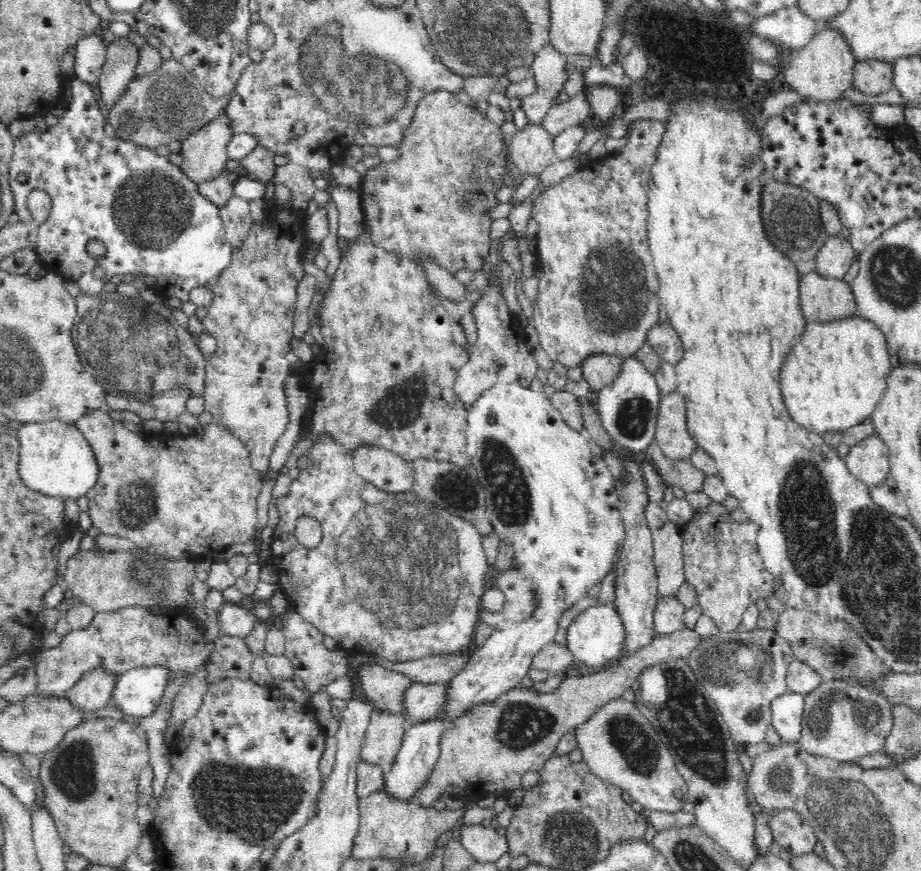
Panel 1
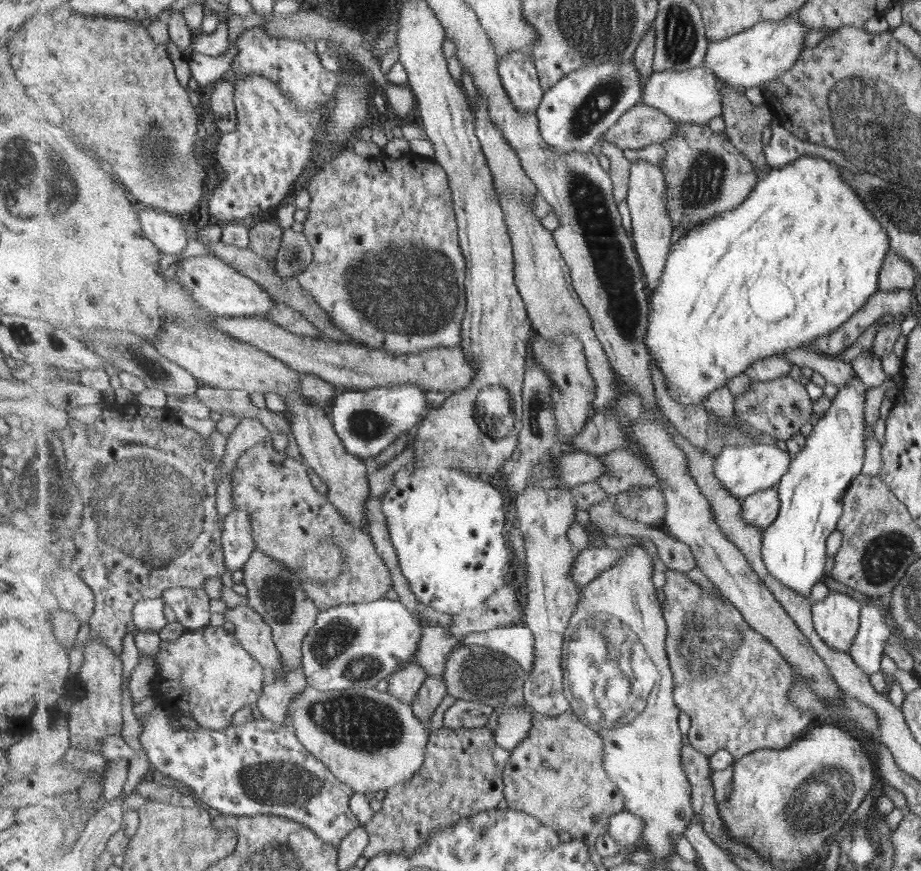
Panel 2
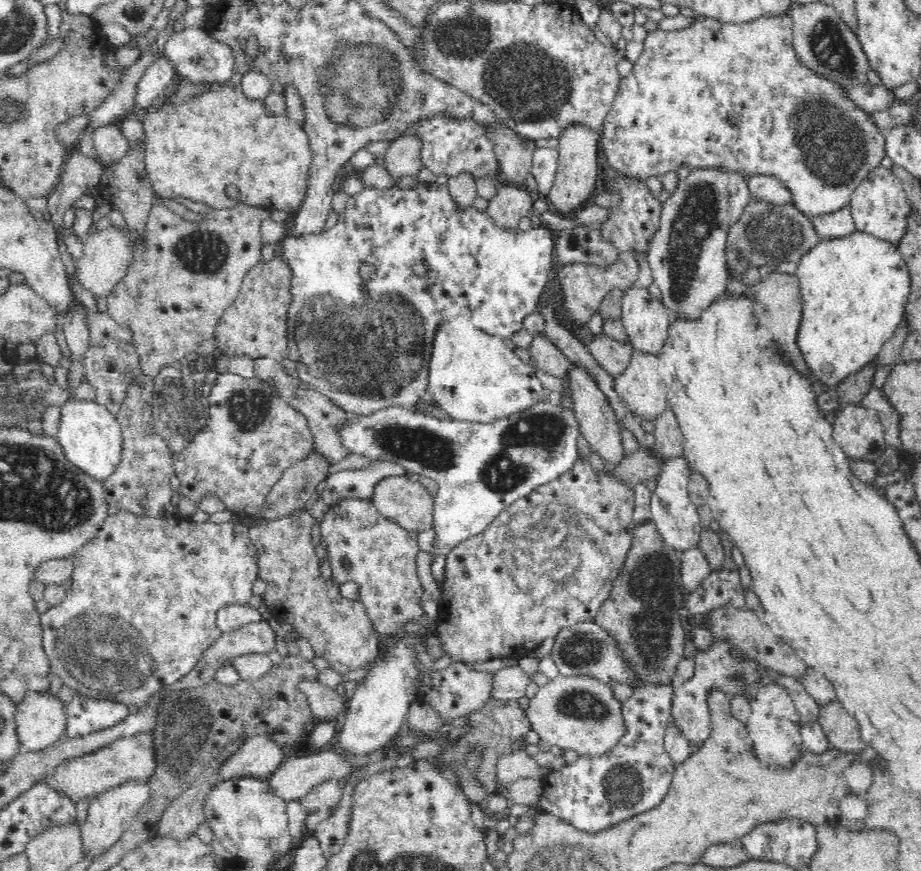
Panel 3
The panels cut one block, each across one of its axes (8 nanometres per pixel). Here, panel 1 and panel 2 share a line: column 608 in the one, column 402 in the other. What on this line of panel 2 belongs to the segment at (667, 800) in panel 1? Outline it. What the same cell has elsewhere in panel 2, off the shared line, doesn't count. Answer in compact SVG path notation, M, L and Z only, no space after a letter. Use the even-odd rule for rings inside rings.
M308 685L291 701L289 712L296 733L307 750L321 759L341 782L368 797L376 791L389 790L405 781L411 781L426 761L431 732L428 733L427 726L417 718L411 705L393 696L388 690L379 691L373 687L323 692Z

